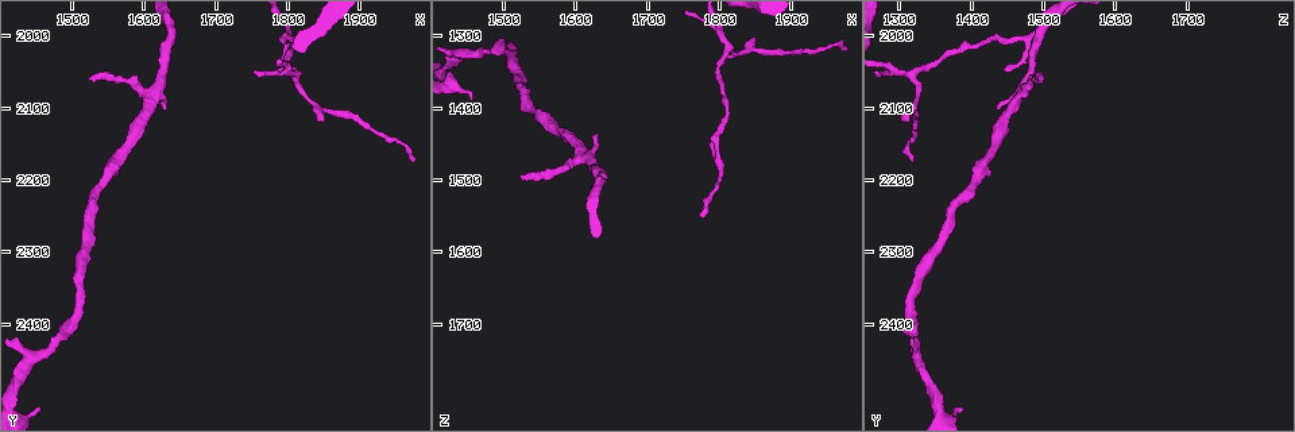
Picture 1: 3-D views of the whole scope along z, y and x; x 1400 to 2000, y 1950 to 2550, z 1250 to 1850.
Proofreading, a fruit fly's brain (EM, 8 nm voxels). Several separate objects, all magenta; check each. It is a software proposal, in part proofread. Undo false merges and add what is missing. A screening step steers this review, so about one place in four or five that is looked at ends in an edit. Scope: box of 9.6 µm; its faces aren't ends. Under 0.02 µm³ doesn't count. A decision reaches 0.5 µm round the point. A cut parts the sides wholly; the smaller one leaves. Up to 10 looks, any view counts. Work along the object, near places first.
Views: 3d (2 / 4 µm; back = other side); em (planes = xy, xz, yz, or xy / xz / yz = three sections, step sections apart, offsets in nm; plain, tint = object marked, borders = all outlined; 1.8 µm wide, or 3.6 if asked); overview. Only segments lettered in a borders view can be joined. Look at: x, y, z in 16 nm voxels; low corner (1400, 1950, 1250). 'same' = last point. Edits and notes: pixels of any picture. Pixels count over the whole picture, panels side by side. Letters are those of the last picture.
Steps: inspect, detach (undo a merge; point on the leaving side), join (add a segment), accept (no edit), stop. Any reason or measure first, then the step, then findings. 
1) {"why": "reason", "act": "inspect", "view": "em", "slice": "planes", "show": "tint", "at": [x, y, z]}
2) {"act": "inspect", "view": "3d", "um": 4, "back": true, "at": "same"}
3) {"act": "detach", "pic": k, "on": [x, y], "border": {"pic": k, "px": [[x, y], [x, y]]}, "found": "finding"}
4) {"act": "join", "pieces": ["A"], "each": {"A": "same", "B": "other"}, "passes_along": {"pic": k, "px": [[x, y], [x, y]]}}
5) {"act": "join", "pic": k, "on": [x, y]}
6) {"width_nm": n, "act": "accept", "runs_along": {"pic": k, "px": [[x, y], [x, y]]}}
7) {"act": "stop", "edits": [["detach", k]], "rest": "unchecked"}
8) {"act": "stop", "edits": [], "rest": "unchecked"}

{"why": "thin end", "act": "inspect", "view": "em", "slice": "xy", "step": 8, "show": "tint", "at": [1790, 2050, 1450]}

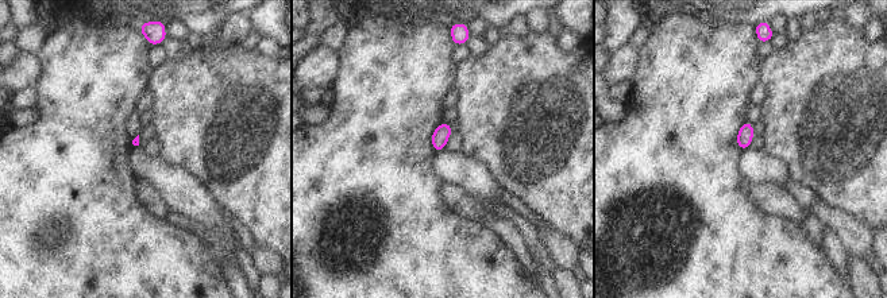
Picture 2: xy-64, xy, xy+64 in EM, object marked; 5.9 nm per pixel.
{"why": "another direction", "act": "inspect", "view": "em", "slice": "planes", "show": "borders", "at": "same"}

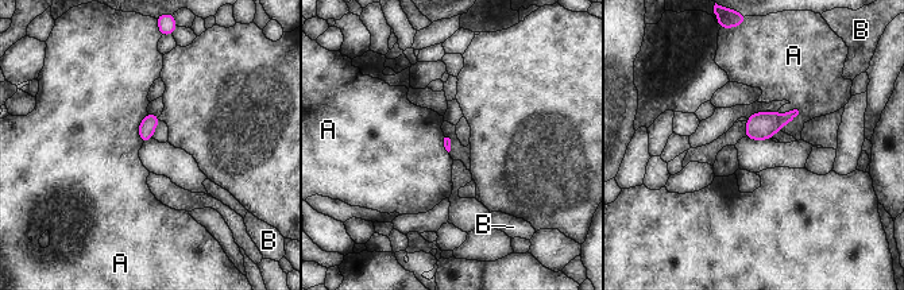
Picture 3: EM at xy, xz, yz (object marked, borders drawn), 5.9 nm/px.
{"act": "accept", "each": {"A": "other", "B": "other"}, "border": {"pic": 3, "px": [[796, 108], [795, 118], [780, 130]]}, "found": "no lettered segment goes on from it"}

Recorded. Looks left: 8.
{"why": "a fork", "act": "inspect", "view": "em", "slice": "planes", "show": "borders", "at": [1810, 2050, 1325]}

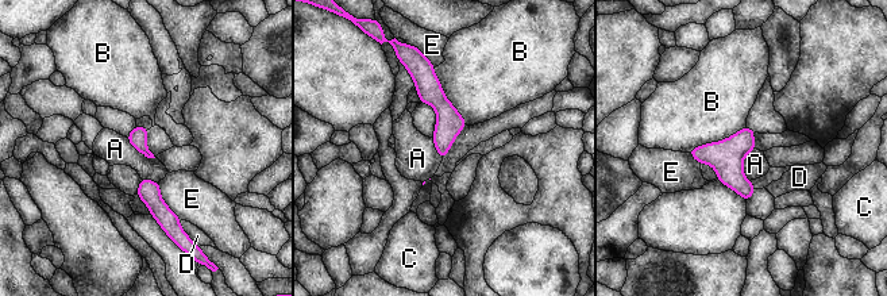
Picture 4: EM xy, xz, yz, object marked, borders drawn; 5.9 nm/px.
{"act": "accept", "each": {"A": "other", "B": "other", "C": "other", "D": "other", "E": "other"}, "runs_along": {"pic": 4, "px": [[429, 68], [442, 154]]}, "found": "all the same neuron"}

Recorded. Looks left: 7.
{"why": "a narrow waist", "act": "inspect", "view": "em", "slice": "xz", "step": 16, "show": "tint", "at": [1485, 2420, 1320]}

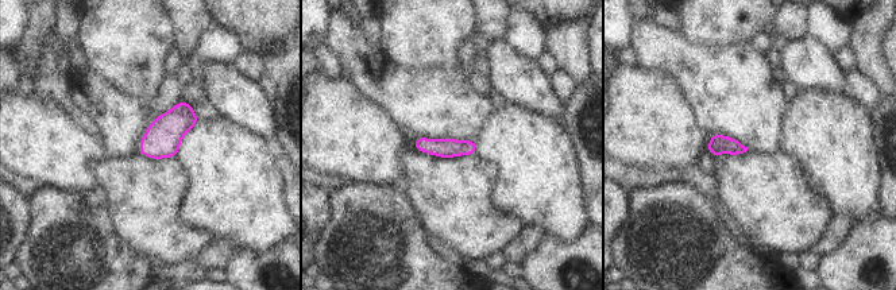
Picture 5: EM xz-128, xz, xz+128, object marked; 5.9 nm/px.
{"act": "inspect", "view": "em", "slice": "planes", "show": "borders", "at": "same"}

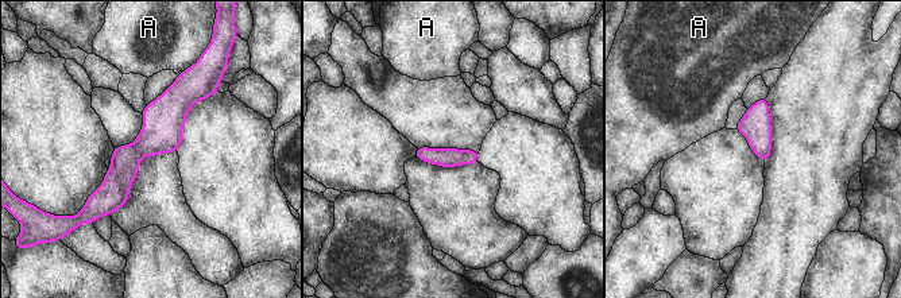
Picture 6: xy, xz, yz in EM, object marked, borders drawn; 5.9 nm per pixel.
{"act": "accept", "each": {"A": "other"}, "border": {"pic": 6, "px": [[190, 66], [182, 72]]}, "found": "one neuron here"}

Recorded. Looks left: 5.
{"why": "free end", "act": "inspect", "view": "em", "slice": "planes", "show": "tint", "at": [1460, 2520, 1390]}

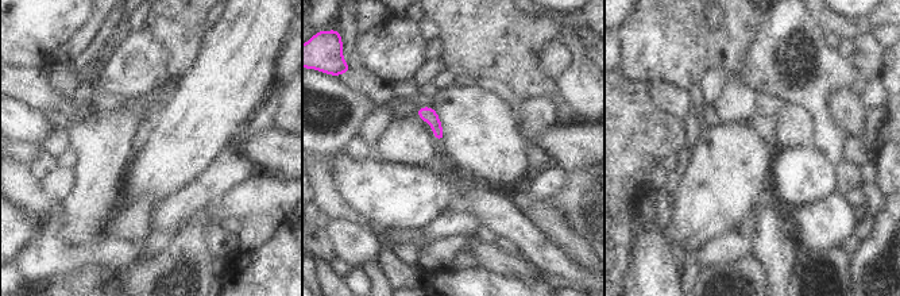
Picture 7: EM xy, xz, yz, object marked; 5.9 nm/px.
{"act": "inspect", "view": "em", "slice": "planes", "show": "borders", "at": "same"}

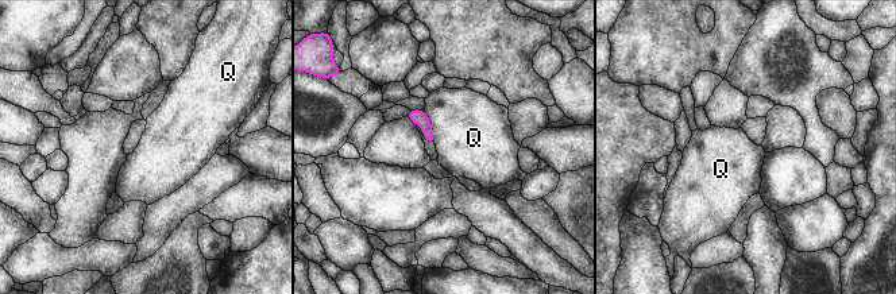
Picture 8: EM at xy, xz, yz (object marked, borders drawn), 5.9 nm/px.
{"act": "accept", "each": {"Q": "other"}, "found": "none of them fits"}

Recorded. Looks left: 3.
{"act": "stop", "edits": [], "rest": "unchecked"}

